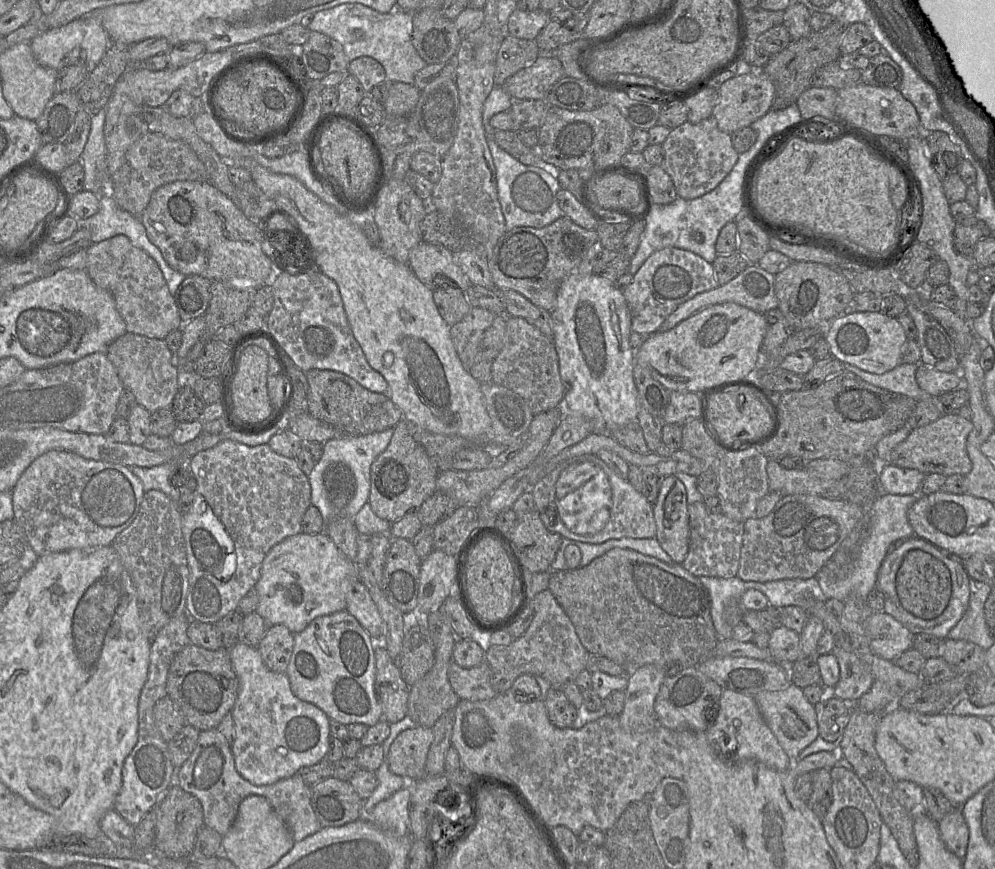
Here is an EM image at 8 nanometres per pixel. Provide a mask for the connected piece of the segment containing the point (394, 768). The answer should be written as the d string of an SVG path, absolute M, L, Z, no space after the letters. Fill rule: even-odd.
M416 726L400 732L389 749L389 770L408 782L426 776L425 764L433 741L432 728Z

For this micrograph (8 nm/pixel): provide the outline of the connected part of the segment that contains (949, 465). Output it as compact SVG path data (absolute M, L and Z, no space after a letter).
M943 414L930 424L912 429L906 439L892 450L890 463L900 468L915 469L923 474L966 476L972 469L966 450L967 437L972 428L972 422L958 414Z

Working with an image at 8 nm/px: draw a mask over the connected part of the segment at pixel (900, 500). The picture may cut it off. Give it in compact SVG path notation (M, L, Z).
M881 493L868 507L868 528L859 555L853 563L852 572L845 579L830 579L830 571L825 564L815 576L827 599L834 598L842 602L848 597L867 600L869 593L876 588L879 569L892 545L915 535L908 519L908 512L921 496L926 495Z

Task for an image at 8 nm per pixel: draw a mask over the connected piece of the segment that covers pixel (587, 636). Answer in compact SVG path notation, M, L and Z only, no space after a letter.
M613 548L584 567L579 567L575 570L550 570L548 590L554 595L557 602L570 618L581 643L589 653L612 660L621 666L626 673L633 673L647 664L657 665L662 668L669 668L671 665L679 665L682 668L697 667L699 663L712 657L712 652L719 641L711 616L710 594L701 584L698 577L692 575L682 565L668 565L657 558L644 555L635 550Z

